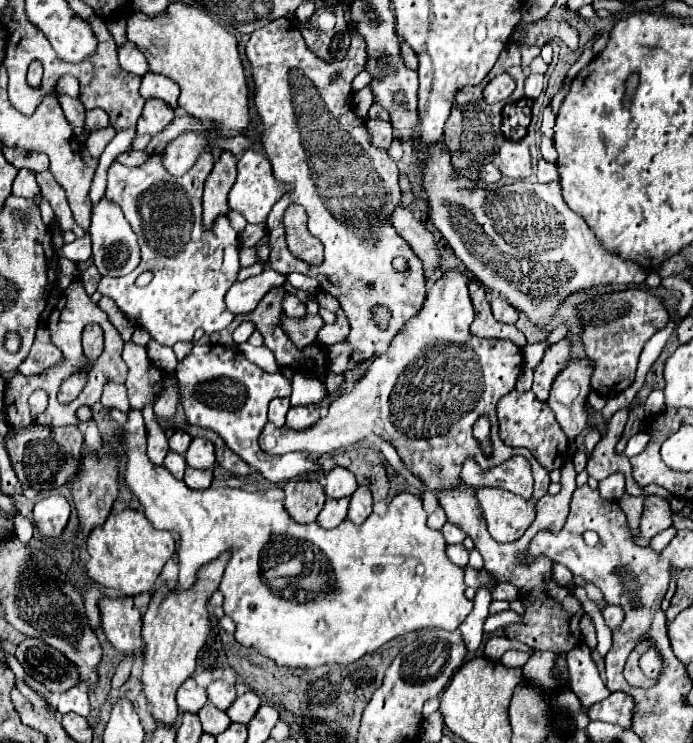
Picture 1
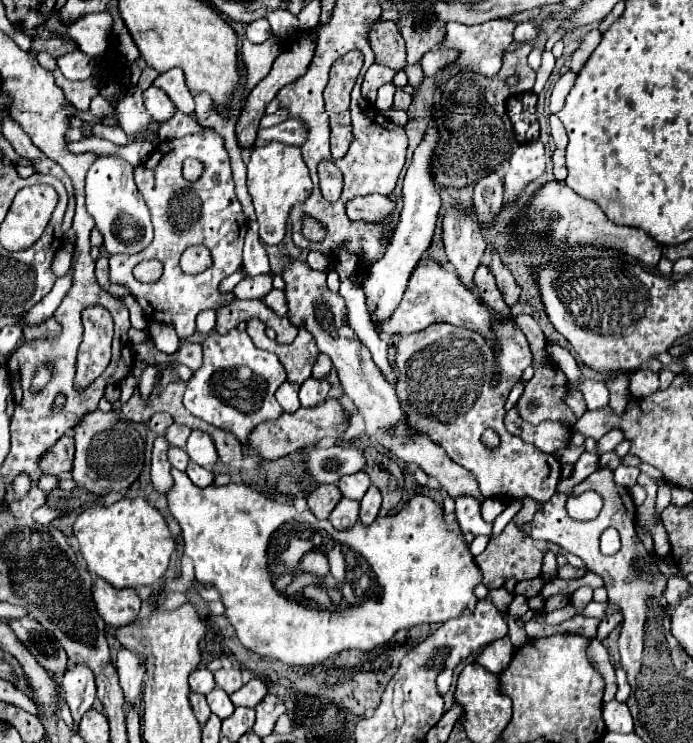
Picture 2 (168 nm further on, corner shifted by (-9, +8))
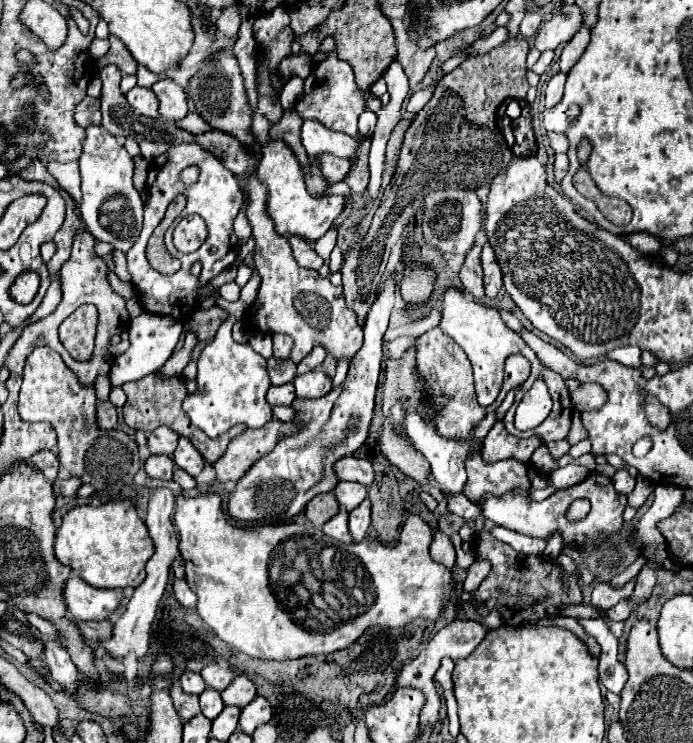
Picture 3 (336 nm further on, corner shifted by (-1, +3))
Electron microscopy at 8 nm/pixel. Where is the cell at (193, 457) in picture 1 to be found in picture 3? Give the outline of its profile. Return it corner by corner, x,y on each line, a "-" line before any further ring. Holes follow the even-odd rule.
180,438
180,440
178,440
178,446
176,446
176,450
174,450
172,460
176,462
178,468
186,470
190,476
198,476
200,470
204,468
204,464
206,464
204,458
200,456
200,452
198,452
198,450
192,446
192,442
186,440
186,438

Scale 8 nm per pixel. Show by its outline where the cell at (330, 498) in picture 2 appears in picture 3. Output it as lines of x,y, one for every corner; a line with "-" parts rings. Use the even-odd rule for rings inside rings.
332,492
318,494
312,502
308,502
308,506
306,506
306,518
316,528
322,528
322,524
328,522
334,514
338,514
338,510
340,510
340,506
338,506
338,500
334,498

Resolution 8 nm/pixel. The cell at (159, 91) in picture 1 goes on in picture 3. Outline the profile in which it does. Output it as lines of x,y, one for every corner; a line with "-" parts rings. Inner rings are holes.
164,78
152,86
154,94
160,100
160,116
172,122
182,120
188,114
186,92
170,78

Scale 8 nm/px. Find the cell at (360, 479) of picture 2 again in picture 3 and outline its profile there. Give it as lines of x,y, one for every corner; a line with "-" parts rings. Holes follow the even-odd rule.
338,482
338,486
334,488
334,496
340,506
350,512
368,496
368,488
356,482

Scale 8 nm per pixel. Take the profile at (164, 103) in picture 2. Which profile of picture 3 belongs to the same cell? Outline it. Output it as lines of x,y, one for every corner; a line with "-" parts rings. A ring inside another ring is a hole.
132,88
128,94
126,94
130,106
138,112
138,114
144,114
144,116
150,116
150,118
158,118
158,100
156,100
156,94
150,90
150,88

